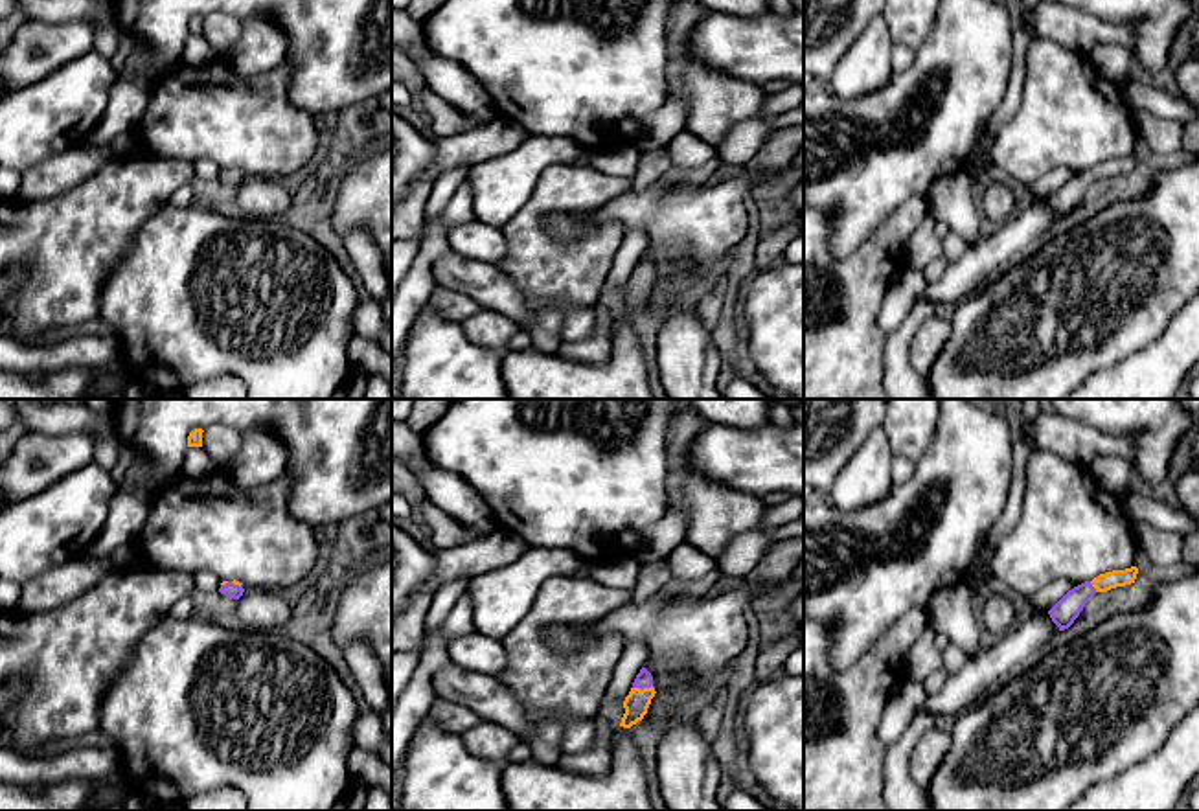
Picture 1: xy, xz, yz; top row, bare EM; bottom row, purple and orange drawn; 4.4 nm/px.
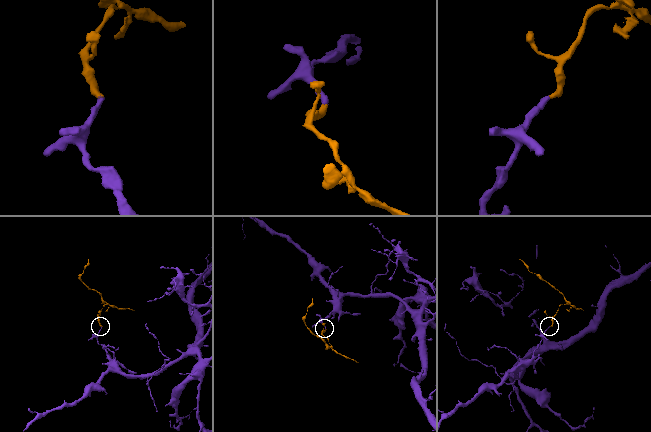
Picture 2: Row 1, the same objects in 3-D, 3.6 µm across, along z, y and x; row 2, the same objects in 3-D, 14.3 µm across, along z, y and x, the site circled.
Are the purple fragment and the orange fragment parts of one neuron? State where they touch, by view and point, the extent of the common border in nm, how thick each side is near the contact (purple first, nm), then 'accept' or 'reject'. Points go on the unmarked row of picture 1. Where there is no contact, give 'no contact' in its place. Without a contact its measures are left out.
meets purple in xz at (642, 276); contact 90 nm long; 70 nm thick on the purple side, 110 nm on the other; accept

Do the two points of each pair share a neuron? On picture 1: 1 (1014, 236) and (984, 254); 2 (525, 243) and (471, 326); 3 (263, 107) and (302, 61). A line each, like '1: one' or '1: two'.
1: one
2: two
3: two

